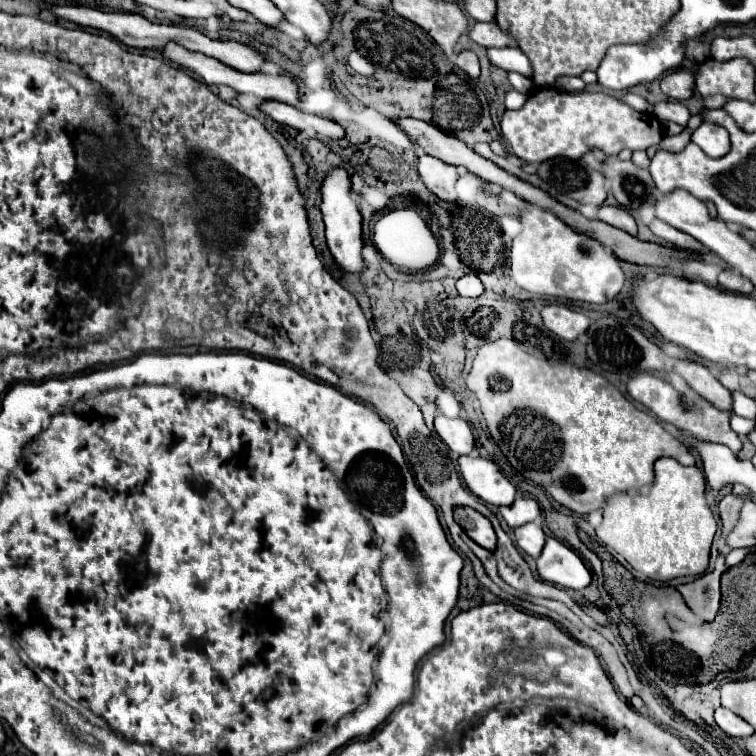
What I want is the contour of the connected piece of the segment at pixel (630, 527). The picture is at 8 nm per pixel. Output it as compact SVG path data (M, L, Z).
M658 458L656 480L646 496L614 494L606 502L604 520L596 528L598 540L656 582L704 574L716 534L716 520L704 498L704 484L704 474L696 466L682 466L674 458Z

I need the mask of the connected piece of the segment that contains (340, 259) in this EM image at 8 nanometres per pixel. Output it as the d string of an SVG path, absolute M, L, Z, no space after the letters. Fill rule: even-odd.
M336 166L336 168L328 170L322 180L322 186L320 186L320 194L322 194L320 210L322 210L324 224L326 224L326 242L328 242L328 248L334 256L334 260L346 272L360 272L360 268L362 268L362 236L360 236L362 234L362 228L360 228L362 216L358 212L356 202L350 196L350 190L352 190L350 174L344 168Z

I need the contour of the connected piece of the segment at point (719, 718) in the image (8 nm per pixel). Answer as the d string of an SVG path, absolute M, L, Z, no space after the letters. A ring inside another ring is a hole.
M716 708L714 712L714 718L716 718L716 724L728 734L728 736L734 736L734 738L748 738L754 734L754 728L742 720L740 716L736 716L734 712L726 710L726 708Z

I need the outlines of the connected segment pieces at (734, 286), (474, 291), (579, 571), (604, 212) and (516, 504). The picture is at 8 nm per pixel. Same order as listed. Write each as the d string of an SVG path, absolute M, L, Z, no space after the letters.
M732 270L720 272L718 284L728 292L738 292L738 294L750 294L754 290L754 286L752 286L752 282L748 278L744 278L744 276L740 276L740 274L732 272Z
M466 274L464 278L460 278L456 282L456 288L458 288L458 292L462 296L468 296L468 298L476 298L476 296L480 296L484 292L482 282L480 282L480 278L476 274Z
M556 538L546 540L544 550L536 560L536 570L542 580L564 588L582 590L590 584L590 570L584 566L582 558Z
M600 206L598 218L602 222L614 226L614 228L620 228L620 230L636 236L636 222L634 222L634 218L626 210L622 210L620 206Z
M518 496L510 506L500 506L500 514L510 528L534 522L542 516L538 502L534 498L522 498L522 496Z

